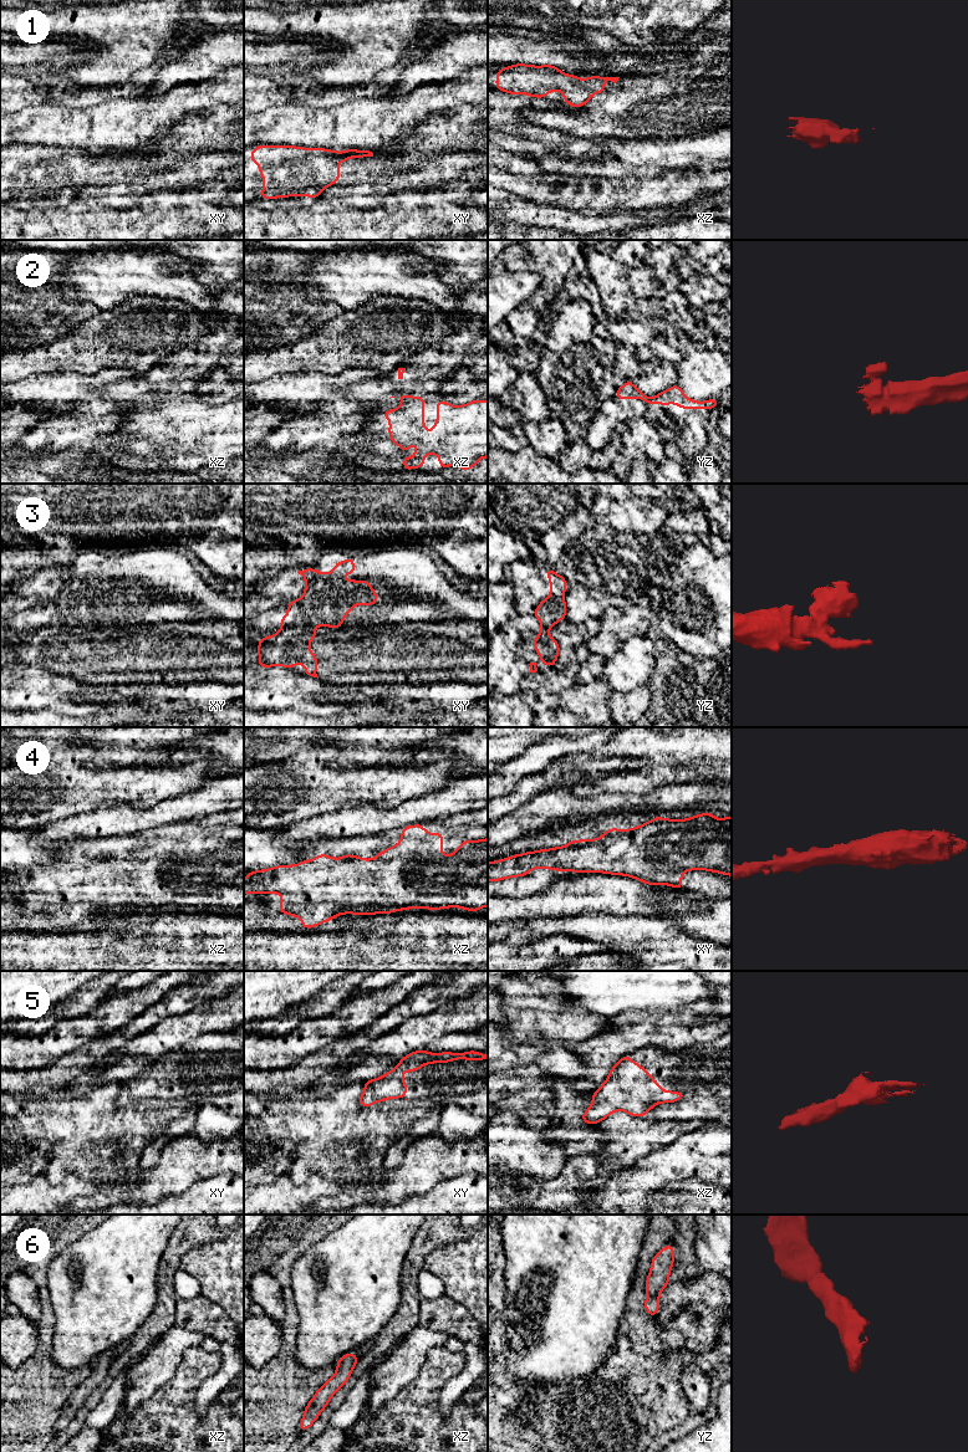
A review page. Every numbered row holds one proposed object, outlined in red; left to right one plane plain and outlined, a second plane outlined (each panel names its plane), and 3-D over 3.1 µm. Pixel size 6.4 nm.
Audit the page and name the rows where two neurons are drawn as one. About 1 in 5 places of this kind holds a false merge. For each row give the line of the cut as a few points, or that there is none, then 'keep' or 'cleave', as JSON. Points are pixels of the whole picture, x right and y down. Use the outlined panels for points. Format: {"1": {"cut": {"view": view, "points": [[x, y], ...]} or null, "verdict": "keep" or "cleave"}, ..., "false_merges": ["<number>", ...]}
{"1": {"cut": null, "verdict": "keep"}, "2": {"cut": {"view": "yz", "points": [[650, 398], [647, 403]]}, "verdict": "cleave"}, "3": {"cut": {"view": "xy", "points": [[314, 625], [285, 625], [283, 628]]}, "verdict": "cleave"}, "4": {"cut": null, "verdict": "keep"}, "5": {"cut": null, "verdict": "keep"}, "6": {"cut": null, "verdict": "keep"}, "false_merges": ["2", "3"]}

